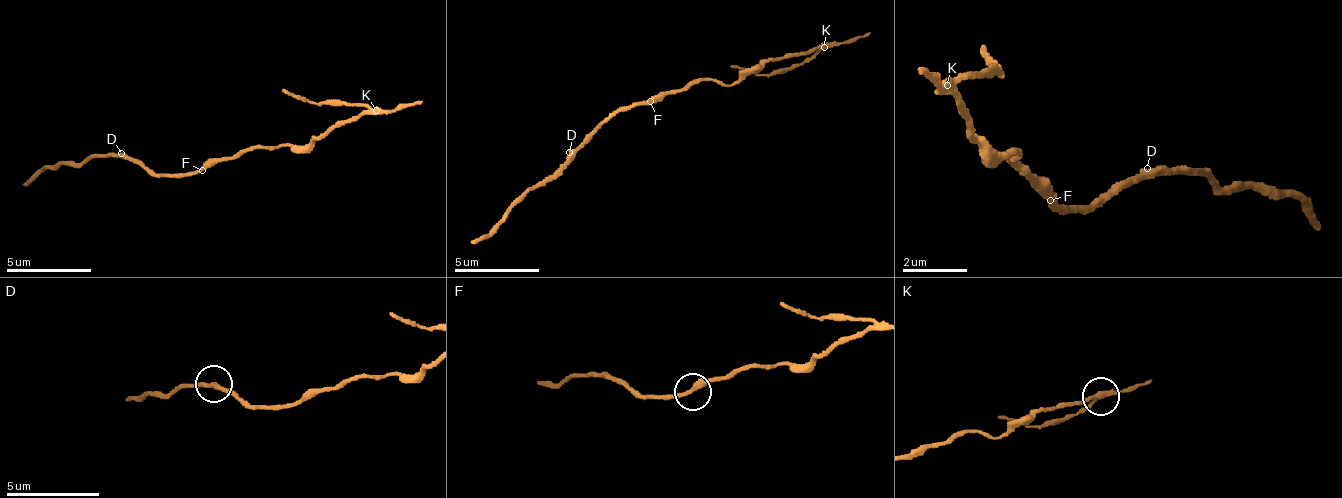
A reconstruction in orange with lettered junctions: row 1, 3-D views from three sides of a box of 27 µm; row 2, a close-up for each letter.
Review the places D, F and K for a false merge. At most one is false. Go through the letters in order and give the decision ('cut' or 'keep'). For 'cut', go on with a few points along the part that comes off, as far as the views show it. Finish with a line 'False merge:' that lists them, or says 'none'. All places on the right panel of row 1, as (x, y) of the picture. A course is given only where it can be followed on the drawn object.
D: keep
F: keep
K: cut; foreign part runs (945, 87), (1001, 71), (985, 47)
False merge: K

